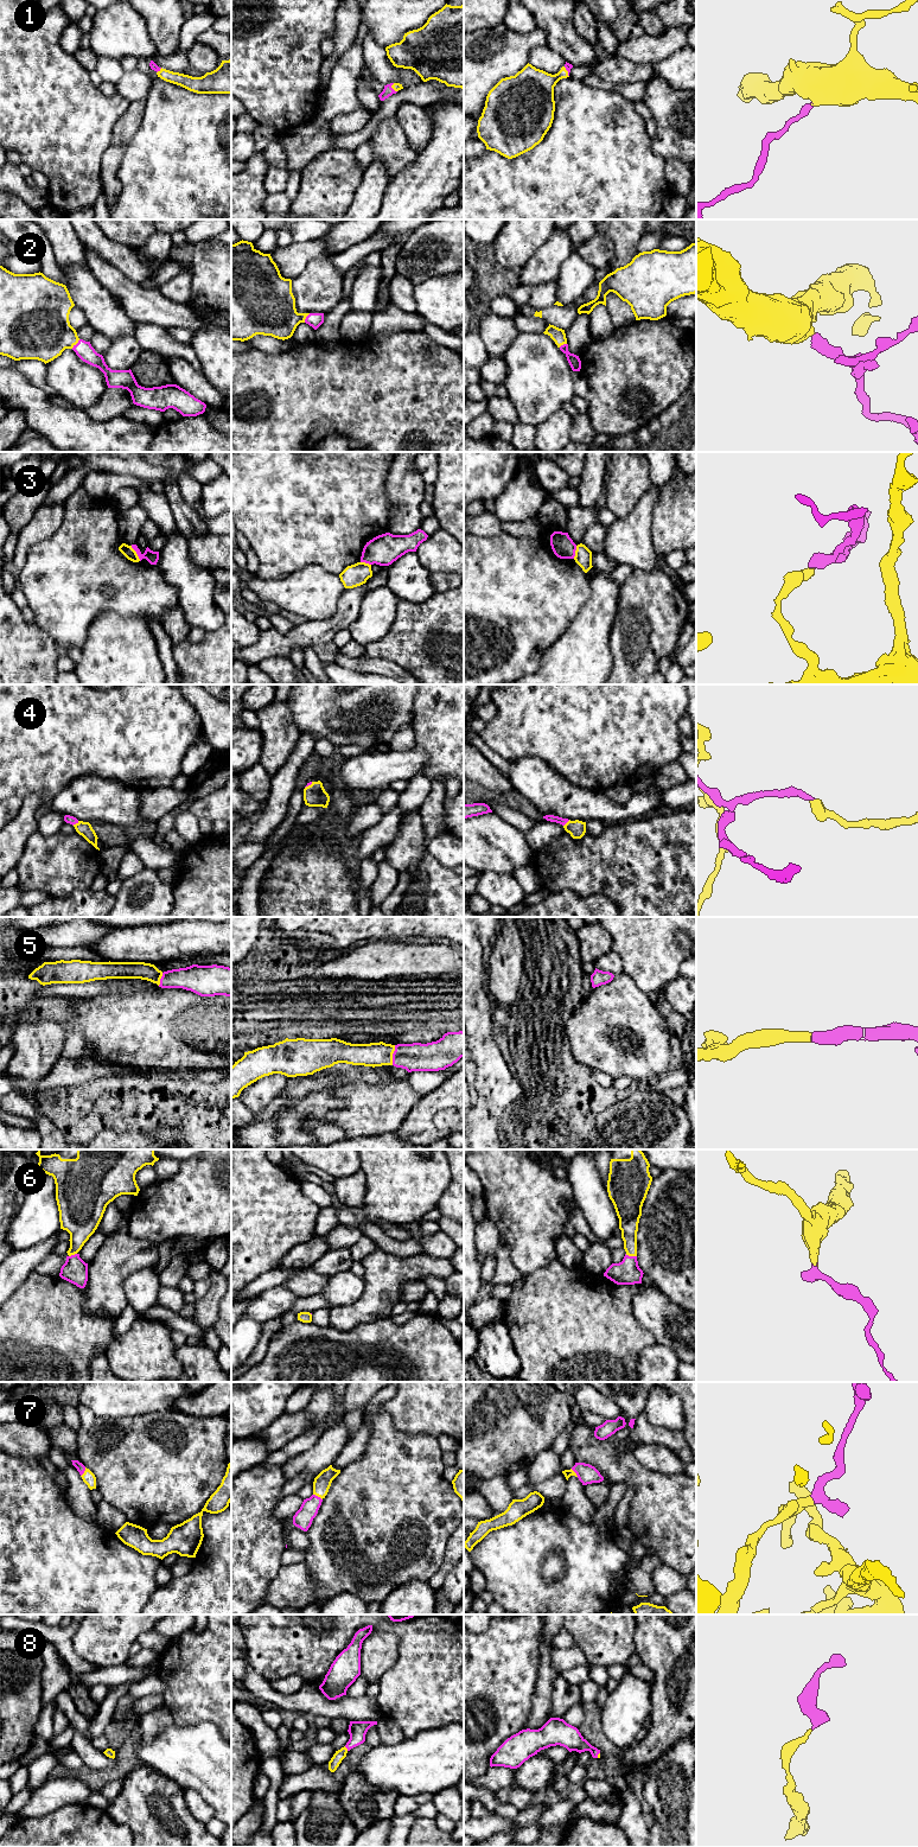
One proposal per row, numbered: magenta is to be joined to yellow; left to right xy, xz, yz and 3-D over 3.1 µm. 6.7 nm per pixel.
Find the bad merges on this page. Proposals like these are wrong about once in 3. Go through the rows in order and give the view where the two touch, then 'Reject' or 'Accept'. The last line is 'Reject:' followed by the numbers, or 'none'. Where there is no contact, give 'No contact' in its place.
1: Touches yellow in xz. Accept
2: Touches yellow in xy. Accept
3: Touches yellow in xy. Reject
4: Touches yellow in xy. Accept
5: Touches yellow in xz. Accept
6: Touches yellow in yz. Accept
7: Touches yellow in xz. Accept
8: Touches yellow in xz. Accept
Reject: 3

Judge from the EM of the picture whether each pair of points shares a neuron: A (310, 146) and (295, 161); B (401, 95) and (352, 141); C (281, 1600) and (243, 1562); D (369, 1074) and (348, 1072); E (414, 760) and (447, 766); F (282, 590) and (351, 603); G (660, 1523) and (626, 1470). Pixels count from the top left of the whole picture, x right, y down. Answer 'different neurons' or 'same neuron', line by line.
A: same neuron
B: same neuron
C: different neurons
D: same neuron
E: different neurons
F: different neurons
G: same neuron

